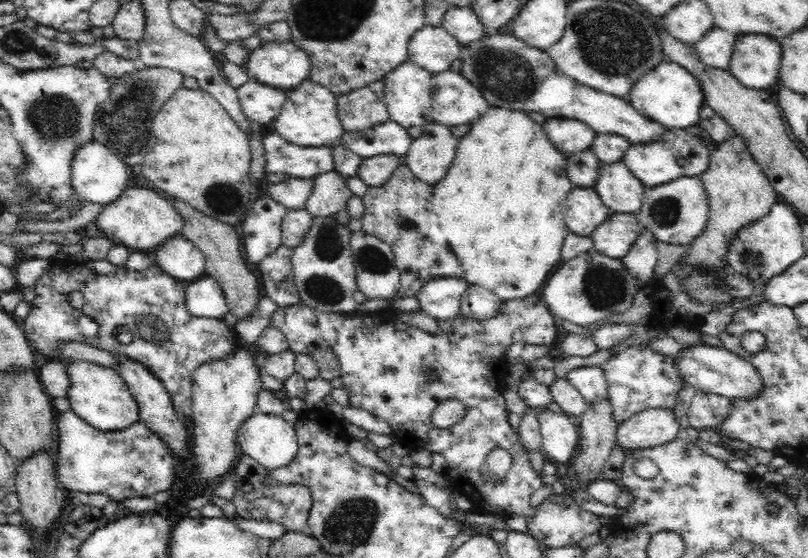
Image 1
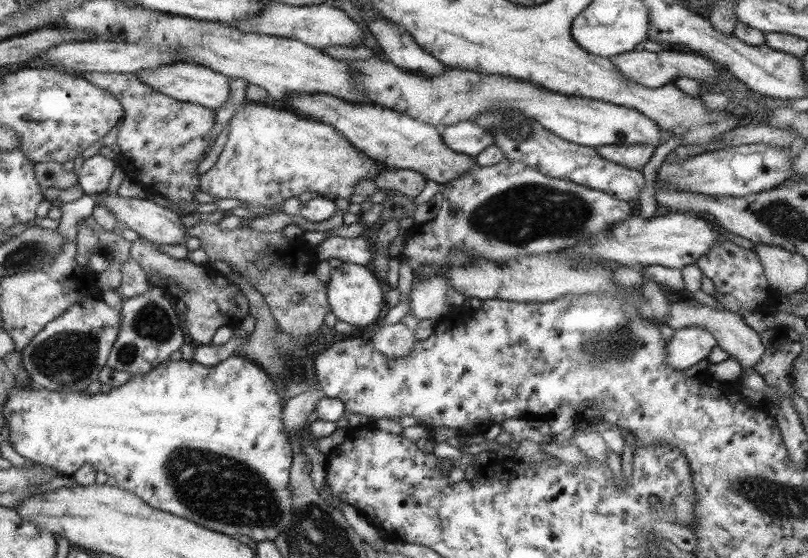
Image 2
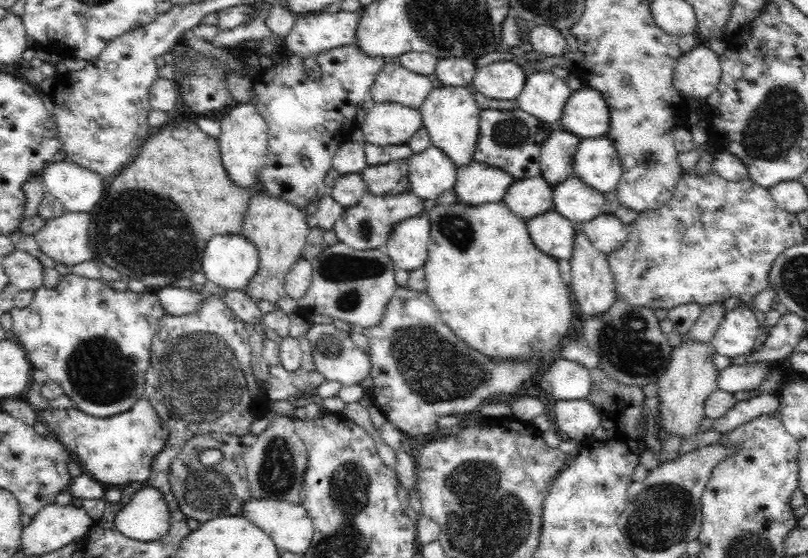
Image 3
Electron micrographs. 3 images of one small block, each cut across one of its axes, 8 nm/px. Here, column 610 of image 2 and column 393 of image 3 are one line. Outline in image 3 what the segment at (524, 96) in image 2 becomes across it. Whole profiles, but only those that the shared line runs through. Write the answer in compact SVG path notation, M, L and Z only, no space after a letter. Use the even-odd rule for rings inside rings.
M374 104L366 120L358 126L366 144L374 146L402 146L408 144L414 132L422 126L420 110L400 104Z

